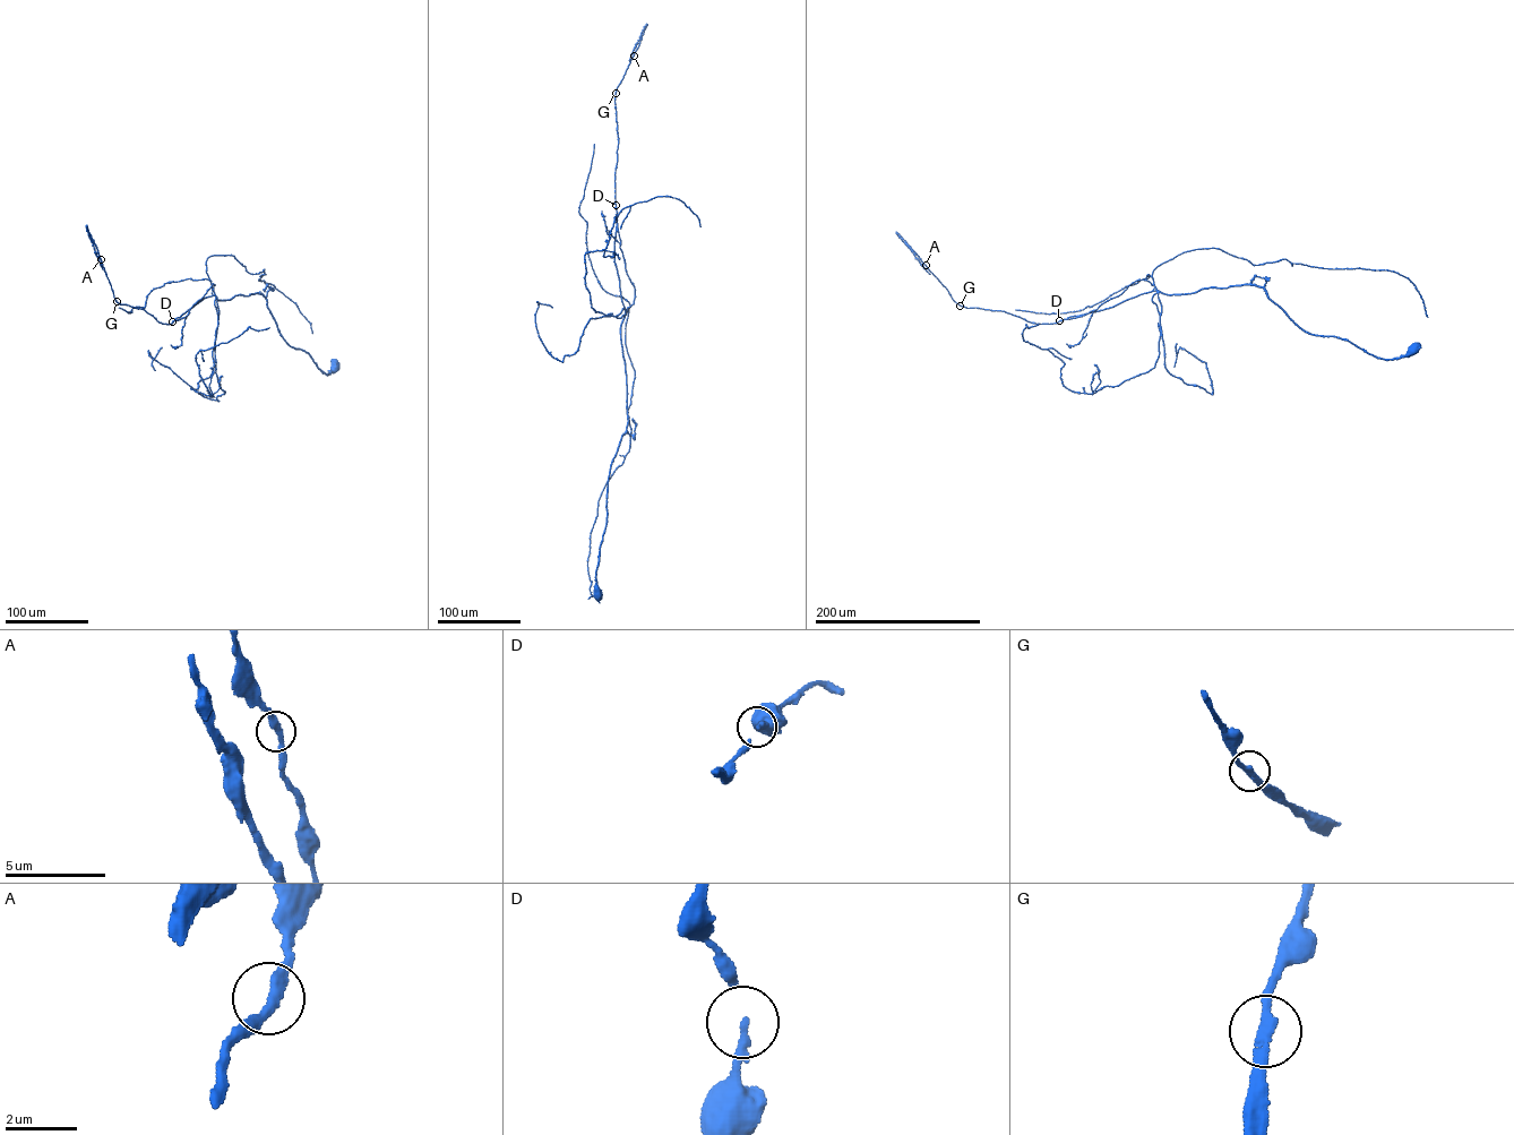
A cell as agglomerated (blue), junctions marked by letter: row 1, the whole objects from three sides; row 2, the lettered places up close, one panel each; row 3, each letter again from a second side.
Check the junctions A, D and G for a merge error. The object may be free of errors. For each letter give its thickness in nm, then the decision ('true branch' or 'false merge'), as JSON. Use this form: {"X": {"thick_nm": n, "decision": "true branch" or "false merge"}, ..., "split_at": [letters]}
{"A": {"thick_nm": 280, "decision": "true branch"}, "D": {"thick_nm": 170, "decision": "true branch"}, "G": {"thick_nm": 280, "decision": "true branch"}, "split_at": []}

